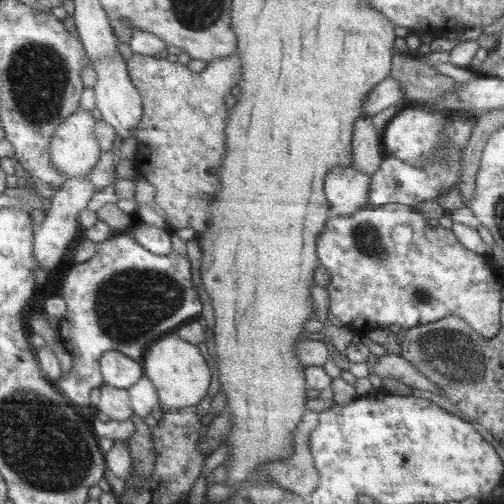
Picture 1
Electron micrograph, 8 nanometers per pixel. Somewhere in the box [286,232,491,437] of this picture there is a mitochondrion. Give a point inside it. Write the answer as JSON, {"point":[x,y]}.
{"point":[452,355]}

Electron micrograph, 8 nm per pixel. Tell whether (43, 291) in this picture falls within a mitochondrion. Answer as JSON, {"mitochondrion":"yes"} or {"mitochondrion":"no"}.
{"mitochondrion":"no"}

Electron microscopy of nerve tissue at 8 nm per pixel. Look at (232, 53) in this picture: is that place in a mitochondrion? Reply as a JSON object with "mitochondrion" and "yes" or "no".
{"mitochondrion":"no"}

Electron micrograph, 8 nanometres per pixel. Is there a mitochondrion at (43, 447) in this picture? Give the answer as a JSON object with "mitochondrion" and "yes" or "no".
{"mitochondrion":"yes"}

